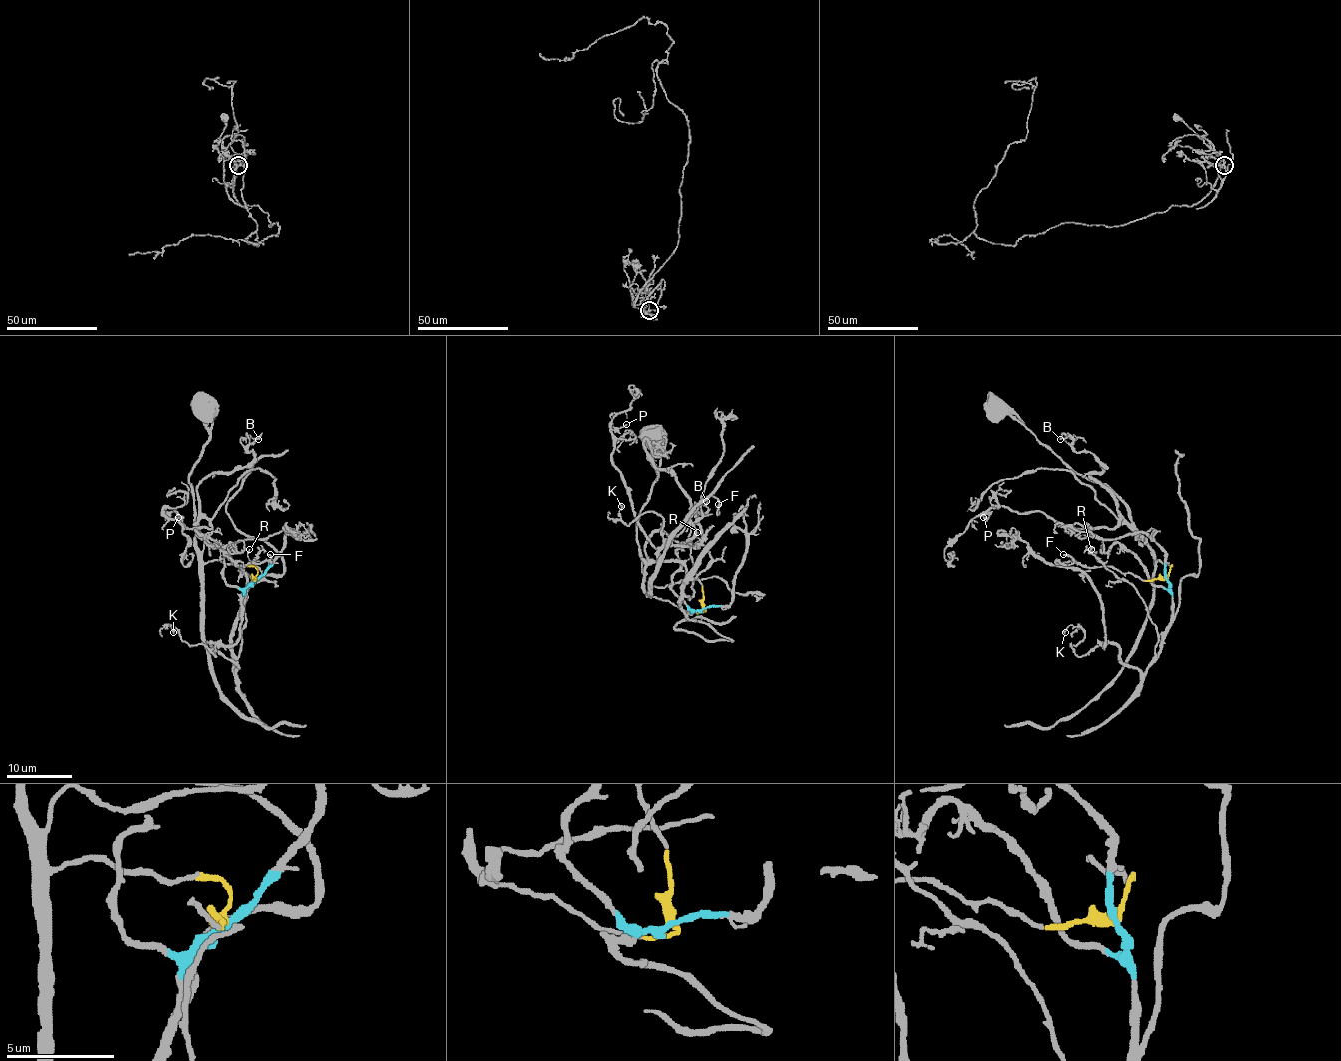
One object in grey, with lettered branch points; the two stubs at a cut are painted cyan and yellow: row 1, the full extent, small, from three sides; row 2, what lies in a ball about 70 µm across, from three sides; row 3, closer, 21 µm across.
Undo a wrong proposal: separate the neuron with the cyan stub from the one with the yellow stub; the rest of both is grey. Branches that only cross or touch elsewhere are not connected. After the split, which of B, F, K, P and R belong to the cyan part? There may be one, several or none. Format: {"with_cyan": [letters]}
{"with_cyan": ["K", "R"]}

